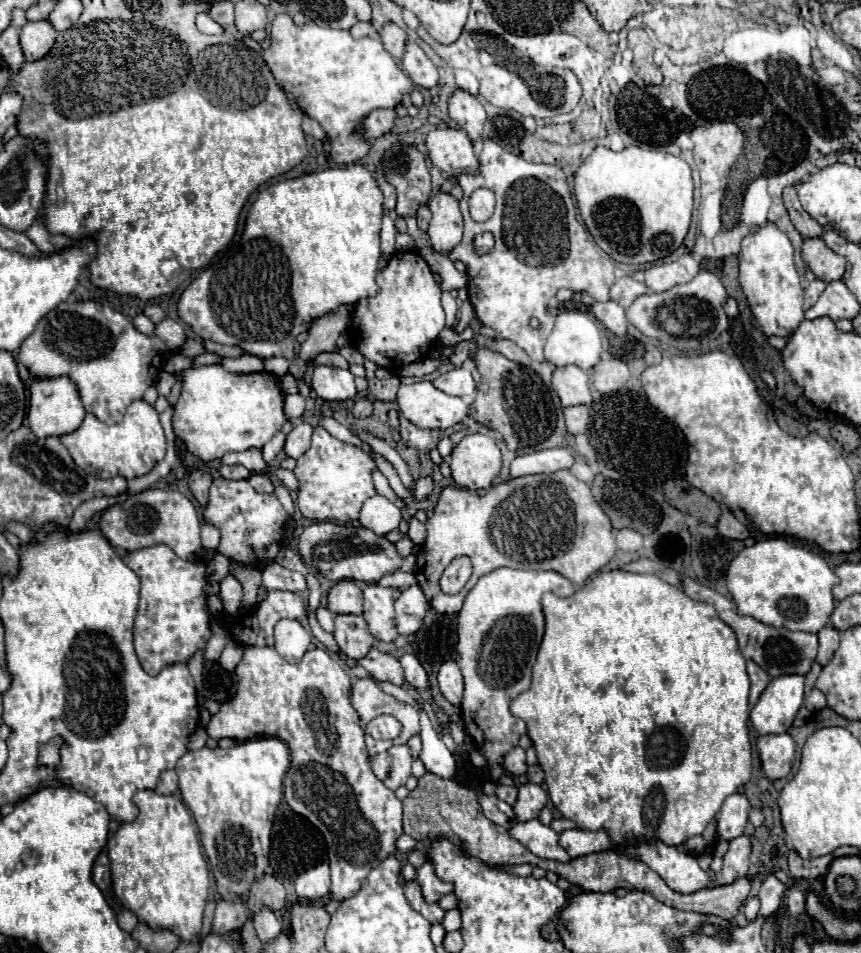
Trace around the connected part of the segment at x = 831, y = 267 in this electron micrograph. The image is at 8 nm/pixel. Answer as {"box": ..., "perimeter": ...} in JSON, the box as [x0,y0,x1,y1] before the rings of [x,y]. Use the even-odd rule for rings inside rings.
{"box":[801,238,845,282],"perimeter":[[[809,238],[803,244],[801,252],[803,260],[811,268],[811,272],[823,280],[823,282],[833,282],[841,280],[845,274],[845,258],[837,256],[825,242],[823,238]]]}

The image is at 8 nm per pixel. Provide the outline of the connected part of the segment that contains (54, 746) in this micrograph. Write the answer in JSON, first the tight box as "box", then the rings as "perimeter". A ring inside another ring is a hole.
{"box":[39,736,65,770],"perimeter":[[[53,736],[53,740],[43,744],[39,748],[39,766],[47,766],[47,768],[57,770],[63,746],[65,746],[65,738],[63,736]]]}

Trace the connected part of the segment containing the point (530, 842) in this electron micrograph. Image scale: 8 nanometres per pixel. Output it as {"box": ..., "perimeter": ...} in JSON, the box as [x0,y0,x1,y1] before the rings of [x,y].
{"box":[511,820,571,862],"perimeter":[[[539,820],[519,822],[511,830],[511,836],[519,840],[539,858],[549,858],[557,862],[569,862],[571,856],[559,846],[559,834],[551,826],[543,826]]]}

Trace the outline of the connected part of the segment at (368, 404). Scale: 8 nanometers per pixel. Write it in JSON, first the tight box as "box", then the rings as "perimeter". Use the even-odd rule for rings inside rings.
{"box":[351,398,373,418],"perimeter":[[[357,398],[351,412],[353,412],[355,418],[367,418],[367,416],[371,416],[371,412],[373,412],[373,400],[369,400],[369,398]]]}

